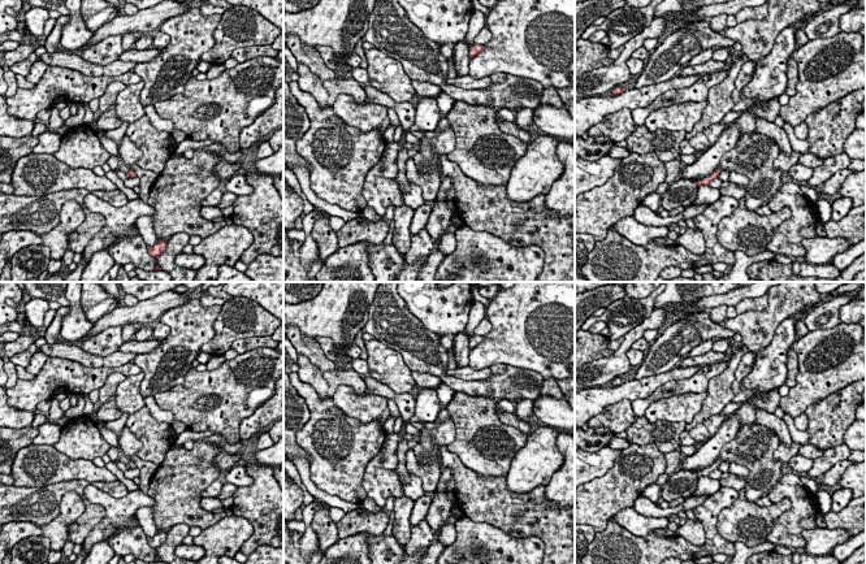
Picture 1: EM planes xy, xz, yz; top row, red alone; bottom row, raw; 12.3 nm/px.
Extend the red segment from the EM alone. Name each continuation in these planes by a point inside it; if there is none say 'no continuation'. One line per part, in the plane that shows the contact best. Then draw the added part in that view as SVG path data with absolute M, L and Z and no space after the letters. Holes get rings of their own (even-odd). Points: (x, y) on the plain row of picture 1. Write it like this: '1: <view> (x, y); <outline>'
1: xy (112, 439); M98 421L95 424L101 434L101 437L108 442L108 444L118 448L120 460L124 463L129 463L131 459L124 455L124 452L118 444L118 435L116 435L112 430L107 429L104 421Z

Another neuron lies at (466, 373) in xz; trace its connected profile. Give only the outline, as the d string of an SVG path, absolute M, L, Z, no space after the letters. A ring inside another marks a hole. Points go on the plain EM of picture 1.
M469 366L447 369L446 374L464 379L464 381L484 381L492 376L490 368L475 370Z

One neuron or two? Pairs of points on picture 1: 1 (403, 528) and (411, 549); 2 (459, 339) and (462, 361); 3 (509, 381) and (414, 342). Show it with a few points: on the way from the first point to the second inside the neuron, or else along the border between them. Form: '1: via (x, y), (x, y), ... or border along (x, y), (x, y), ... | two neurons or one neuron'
1: border along (411, 526), (411, 537), (405, 545) | two neurons
2: via (460, 345), (460, 356) | one neuron
3: via (484, 387), (459, 386), (451, 382), (437, 367) | one neuron

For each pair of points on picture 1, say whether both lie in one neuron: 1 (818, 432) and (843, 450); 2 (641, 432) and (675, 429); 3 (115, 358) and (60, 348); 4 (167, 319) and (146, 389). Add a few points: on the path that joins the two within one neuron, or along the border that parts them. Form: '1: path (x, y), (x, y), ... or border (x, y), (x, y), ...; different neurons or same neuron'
1: border (843, 442), (826, 450); different neurons
2: path (649, 432), (667, 432); same neuron
3: path (102, 360), (90, 360), (73, 352); same neuron
4: path (174, 337), (170, 356), (156, 371); same neuron

